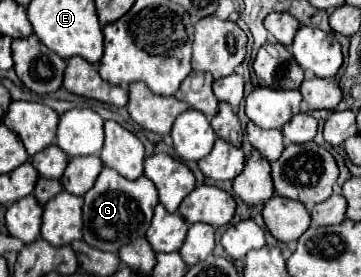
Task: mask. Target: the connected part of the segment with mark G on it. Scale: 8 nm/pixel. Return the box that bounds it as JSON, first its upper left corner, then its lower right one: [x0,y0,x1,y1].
[84,168,158,252]

